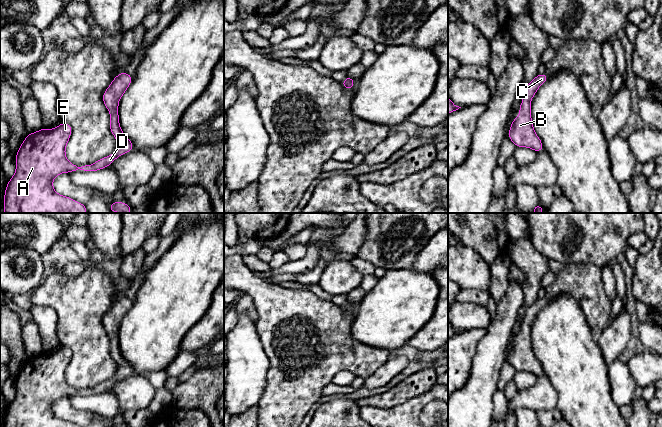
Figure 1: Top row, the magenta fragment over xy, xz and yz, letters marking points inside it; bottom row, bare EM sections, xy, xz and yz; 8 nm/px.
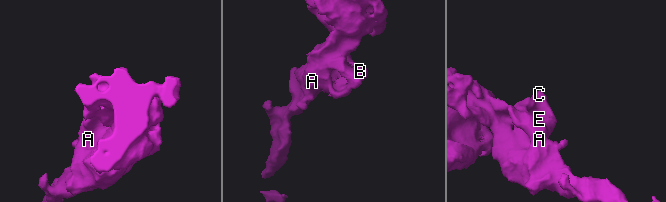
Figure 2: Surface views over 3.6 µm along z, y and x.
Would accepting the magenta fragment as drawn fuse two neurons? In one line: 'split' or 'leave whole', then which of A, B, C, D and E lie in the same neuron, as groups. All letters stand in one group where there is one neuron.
leave whole; groups A B C D E

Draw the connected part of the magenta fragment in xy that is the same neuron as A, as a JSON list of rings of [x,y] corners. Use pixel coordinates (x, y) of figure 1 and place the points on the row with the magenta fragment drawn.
[[[126,71],[121,72],[112,80],[102,95],[102,100],[110,112],[110,131],[118,142],[117,149],[111,155],[103,157],[93,164],[77,167],[70,163],[65,154],[67,143],[72,134],[72,126],[61,122],[58,127],[45,129],[44,127],[34,133],[28,133],[16,152],[16,170],[8,181],[5,192],[3,210],[5,213],[87,213],[84,203],[58,194],[53,188],[53,179],[61,173],[71,173],[78,169],[84,171],[97,171],[110,166],[118,157],[134,150],[134,144],[124,135],[119,123],[119,100],[131,85],[133,77]]]

